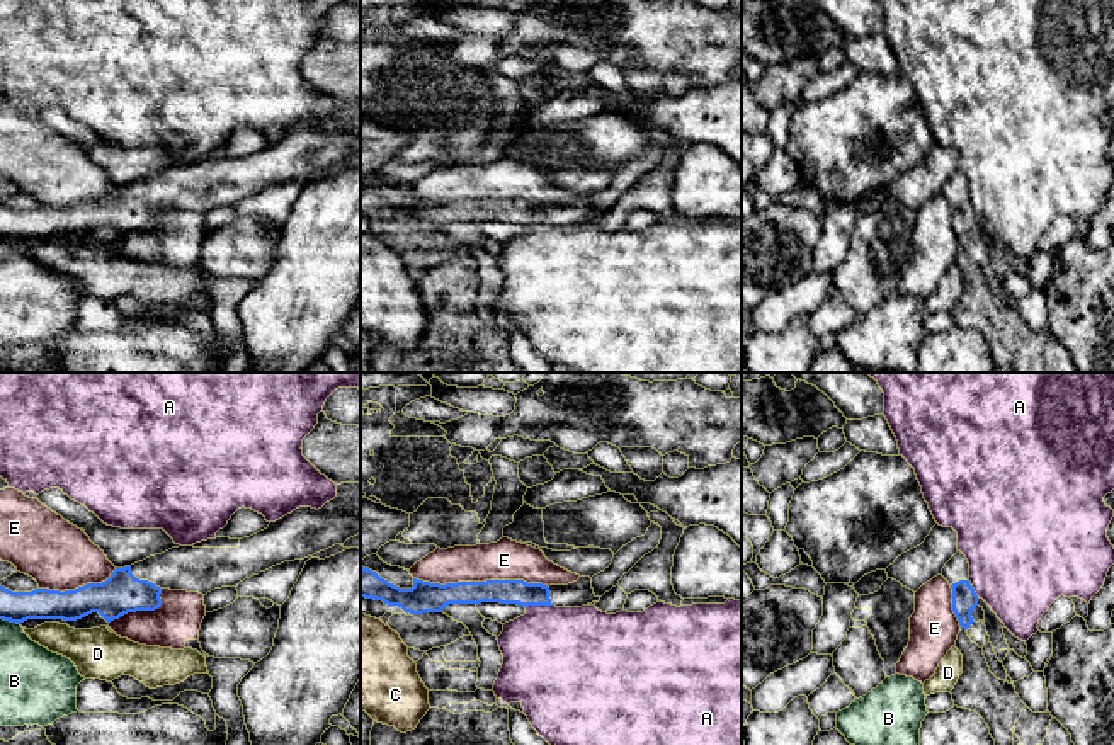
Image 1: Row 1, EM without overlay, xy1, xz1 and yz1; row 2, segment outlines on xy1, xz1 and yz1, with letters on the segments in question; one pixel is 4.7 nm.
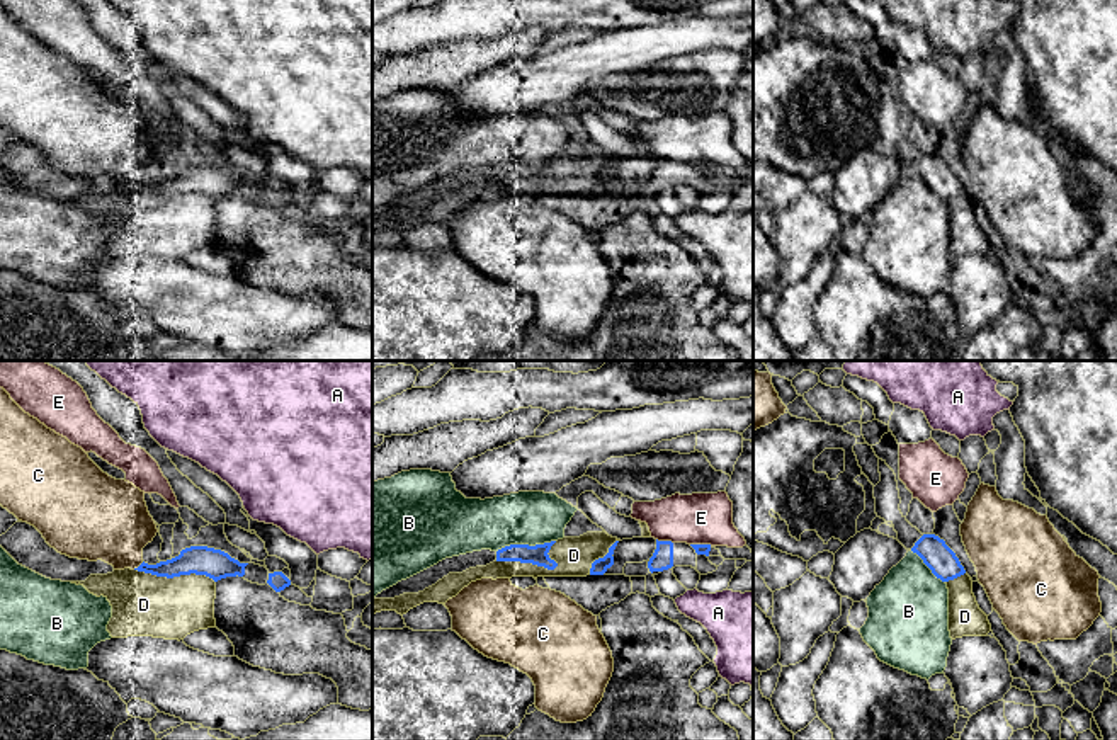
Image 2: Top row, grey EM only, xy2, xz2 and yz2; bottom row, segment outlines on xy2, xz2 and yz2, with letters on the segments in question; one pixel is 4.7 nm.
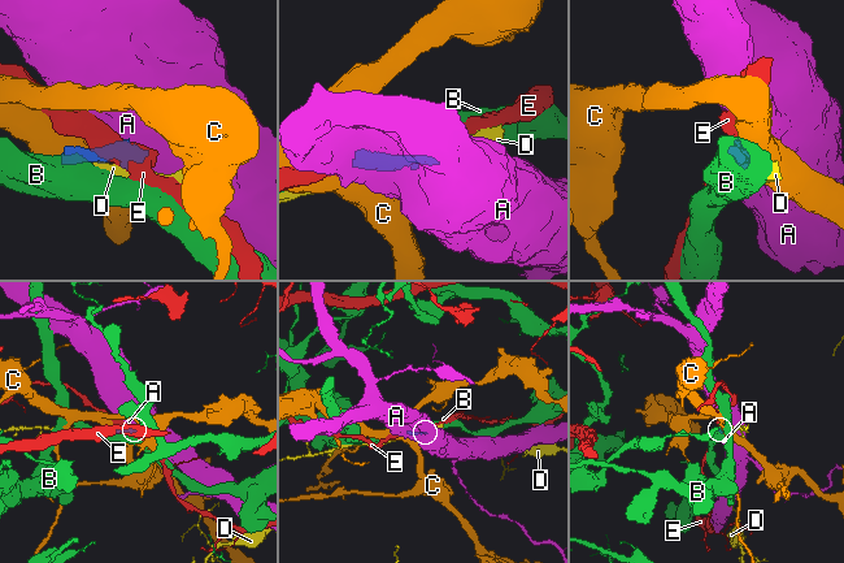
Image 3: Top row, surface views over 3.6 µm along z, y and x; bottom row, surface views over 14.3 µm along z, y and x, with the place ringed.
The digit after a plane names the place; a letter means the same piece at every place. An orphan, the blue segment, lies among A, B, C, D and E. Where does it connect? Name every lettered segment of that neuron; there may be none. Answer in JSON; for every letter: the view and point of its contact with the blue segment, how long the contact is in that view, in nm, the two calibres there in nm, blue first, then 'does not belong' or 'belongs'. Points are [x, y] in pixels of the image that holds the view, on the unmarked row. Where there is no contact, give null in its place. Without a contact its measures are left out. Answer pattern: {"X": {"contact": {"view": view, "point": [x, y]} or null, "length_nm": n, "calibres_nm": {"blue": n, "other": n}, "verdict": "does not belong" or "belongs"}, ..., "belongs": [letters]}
{"A": {"contact": {"view": "xz1", "point": [538, 223]}, "length_nm": 130, "calibres_nm": {"blue": 120, "other": 460}, "verdict": "does not belong"}, "B": {"contact": {"view": "xz2", "point": [526, 164]}, "length_nm": 280, "calibres_nm": {"blue": 100, "other": 260}, "verdict": "does not belong"}, "C": {"contact": {"view": "xy2", "point": [140, 184]}, "length_nm": 70, "calibres_nm": {"blue": 130, "other": 360}, "verdict": "does not belong"}, "D": {"contact": {"view": "xz2", "point": [538, 184]}, "length_nm": 300, "calibres_nm": {"blue": 100, "other": 180}, "verdict": "does not belong"}, "E": {"contact": {"view": "xz1", "point": [482, 201]}, "length_nm": 650, "calibres_nm": {"blue": 140, "other": 190}, "verdict": "does not belong"}, "belongs": []}

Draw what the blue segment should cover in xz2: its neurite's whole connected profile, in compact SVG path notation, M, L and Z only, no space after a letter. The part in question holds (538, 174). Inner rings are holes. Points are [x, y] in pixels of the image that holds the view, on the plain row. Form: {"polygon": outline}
{"polygon": "M556 160L536 163L536 165L510 163L498 170L481 168L481 170L473 170L473 172L445 177L439 180L437 184L383 209L376 216L372 216L372 219L374 218L394 218L403 213L418 213L435 204L439 199L442 199L449 192L462 192L469 187L486 185L493 180L520 180L520 182L532 182L537 185L544 185L547 189L554 189L558 182L551 179L547 174L554 162Z"}

